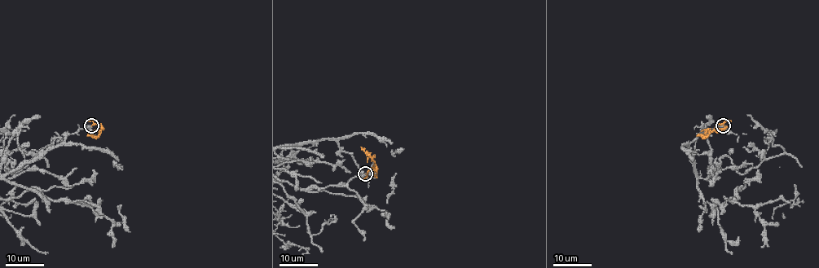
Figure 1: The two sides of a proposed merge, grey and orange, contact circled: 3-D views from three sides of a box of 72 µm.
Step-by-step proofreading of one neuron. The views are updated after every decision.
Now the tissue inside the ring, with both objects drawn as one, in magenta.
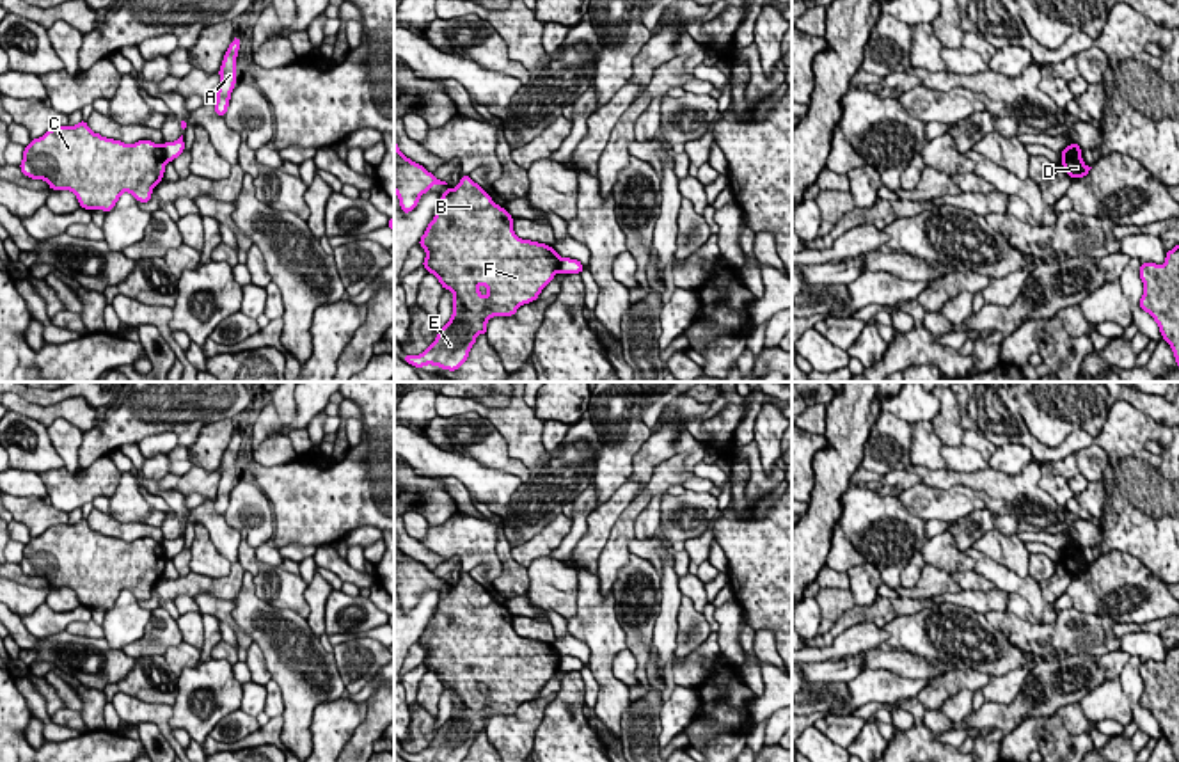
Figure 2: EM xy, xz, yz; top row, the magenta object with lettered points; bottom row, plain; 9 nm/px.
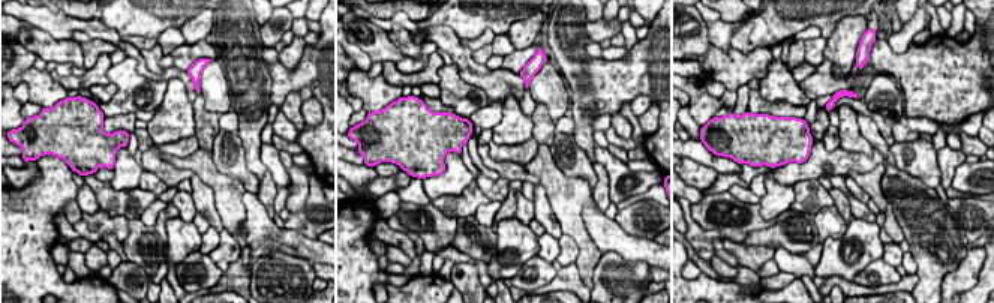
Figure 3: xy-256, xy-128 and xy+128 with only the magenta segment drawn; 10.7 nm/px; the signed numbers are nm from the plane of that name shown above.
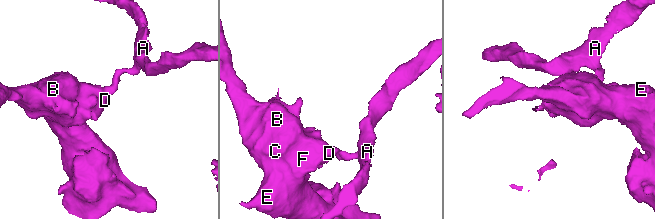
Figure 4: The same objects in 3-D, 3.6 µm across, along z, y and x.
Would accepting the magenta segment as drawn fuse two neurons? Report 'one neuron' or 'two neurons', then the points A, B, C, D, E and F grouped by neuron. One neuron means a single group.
two neurons | A / B C D E F

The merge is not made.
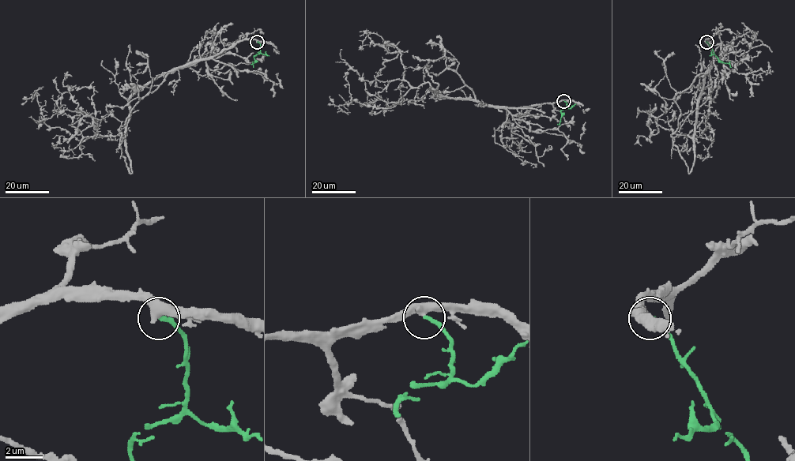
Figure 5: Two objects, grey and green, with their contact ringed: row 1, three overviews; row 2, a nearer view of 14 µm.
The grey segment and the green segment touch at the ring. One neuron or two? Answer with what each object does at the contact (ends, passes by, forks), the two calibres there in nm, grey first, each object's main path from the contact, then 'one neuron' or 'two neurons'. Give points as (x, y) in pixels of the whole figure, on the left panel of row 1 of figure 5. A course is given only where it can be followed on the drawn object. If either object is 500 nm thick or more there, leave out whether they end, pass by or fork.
grey passes by; green ends there; 400 nm thick on the grey side, 200 nm on the other; grey runs (257, 42), (239, 40), (143, 85), (129, 99), (124, 137), (82, 136), (60, 99), (58, 111), (35, 121); green runs (257, 42), (260, 50), (254, 56), (254, 67); one neuron

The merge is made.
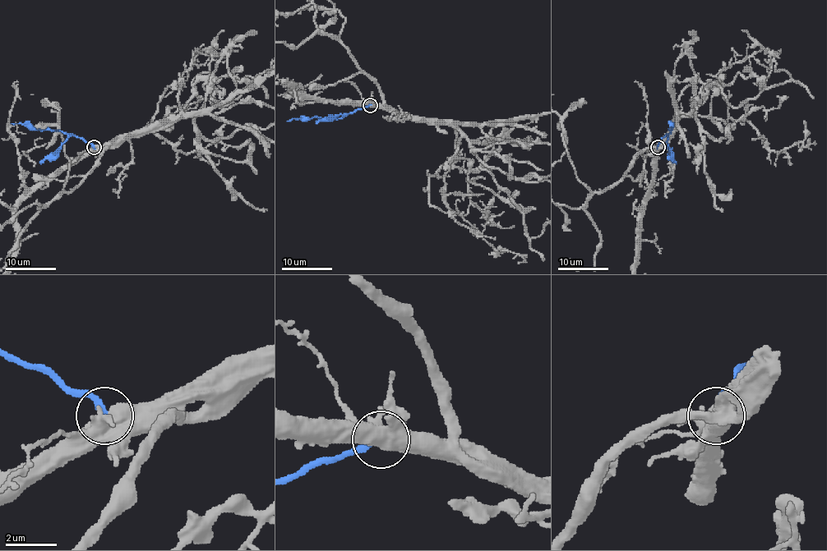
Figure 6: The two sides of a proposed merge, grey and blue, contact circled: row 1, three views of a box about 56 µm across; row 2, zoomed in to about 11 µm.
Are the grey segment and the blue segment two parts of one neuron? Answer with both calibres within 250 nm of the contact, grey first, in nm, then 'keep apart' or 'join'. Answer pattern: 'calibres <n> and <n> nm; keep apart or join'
calibres 480 and 240 nm; keep apart

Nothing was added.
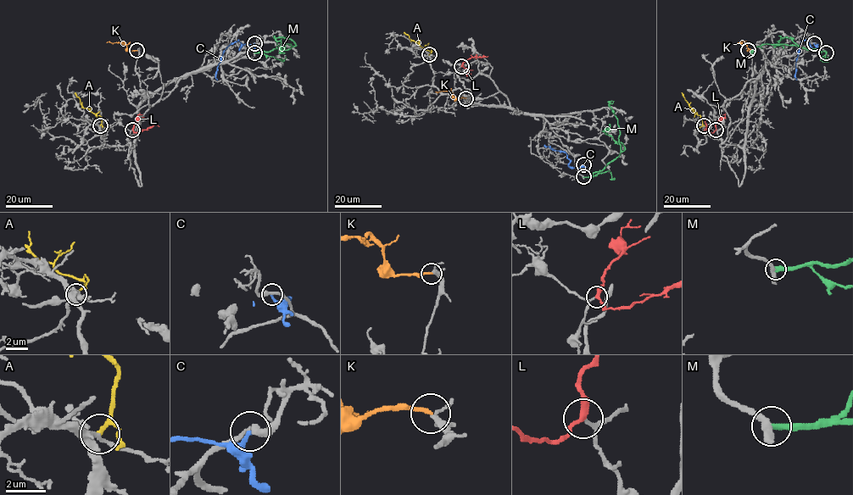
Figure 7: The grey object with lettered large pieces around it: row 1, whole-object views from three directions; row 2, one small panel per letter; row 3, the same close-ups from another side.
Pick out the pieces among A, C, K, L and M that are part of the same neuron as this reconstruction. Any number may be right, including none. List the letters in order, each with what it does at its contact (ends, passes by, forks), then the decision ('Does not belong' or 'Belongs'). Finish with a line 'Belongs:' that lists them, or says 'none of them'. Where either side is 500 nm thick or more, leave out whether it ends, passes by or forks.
A: It passes by. Does not belong
C: It ends there. Does not belong
K: It ends there. Belongs
L: It passes by. Belongs
M: It ends there. Does not belong
Belongs: K, L

